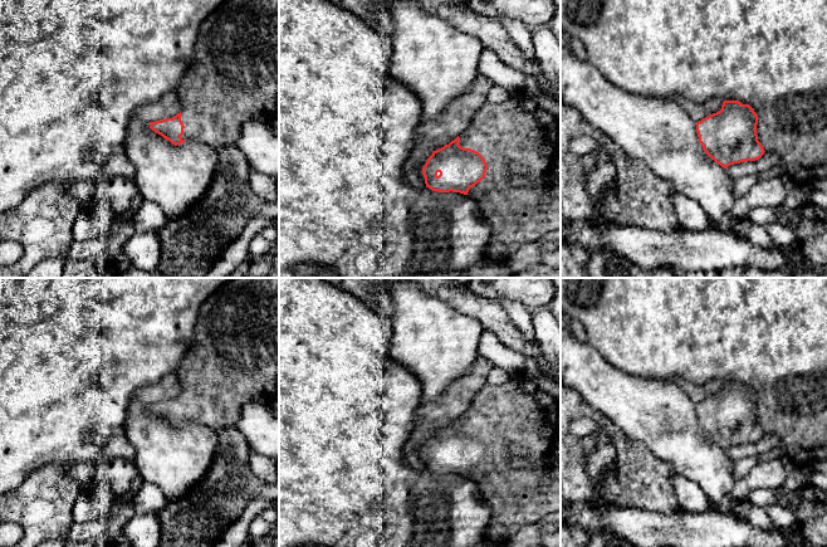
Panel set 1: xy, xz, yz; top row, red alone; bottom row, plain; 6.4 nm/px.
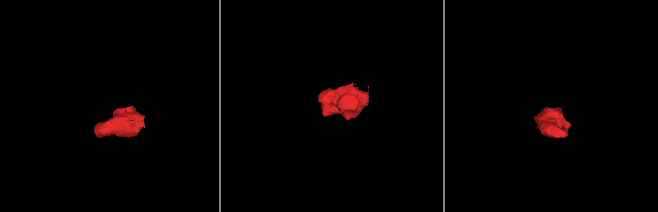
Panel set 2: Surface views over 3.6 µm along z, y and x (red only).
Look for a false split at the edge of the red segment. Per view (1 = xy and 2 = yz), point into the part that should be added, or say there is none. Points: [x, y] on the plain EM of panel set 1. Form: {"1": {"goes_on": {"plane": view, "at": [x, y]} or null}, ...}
{"1": {"goes_on": {"plane": "xy", "at": [234, 360]}}, "2": {"goes_on": null}}

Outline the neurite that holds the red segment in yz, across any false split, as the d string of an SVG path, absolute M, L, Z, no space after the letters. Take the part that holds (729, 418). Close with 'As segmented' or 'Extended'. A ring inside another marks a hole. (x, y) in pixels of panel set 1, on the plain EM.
M724 382L721 391L696 404L699 424L721 449L759 441L764 430L758 423L758 397L749 386Z. As segmented

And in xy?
M230 278L224 285L210 294L199 312L195 341L189 347L175 373L181 385L181 394L172 400L150 404L152 412L175 428L183 425L187 420L194 420L214 431L219 431L227 426L235 426L244 404L259 401L271 405L279 397L279 278Z. Extended

